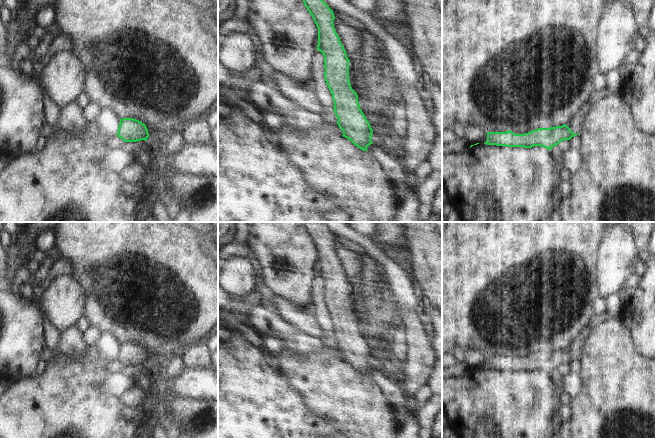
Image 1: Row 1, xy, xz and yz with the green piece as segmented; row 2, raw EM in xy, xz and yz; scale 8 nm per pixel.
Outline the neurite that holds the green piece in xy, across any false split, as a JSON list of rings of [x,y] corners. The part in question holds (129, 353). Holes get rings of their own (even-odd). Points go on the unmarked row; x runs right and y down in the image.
[[[133,342],[120,343],[117,360],[124,366],[147,365],[149,361],[145,348]]]

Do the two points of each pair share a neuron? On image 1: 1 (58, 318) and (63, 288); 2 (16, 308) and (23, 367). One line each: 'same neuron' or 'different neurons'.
1: same neuron
2: same neuron

